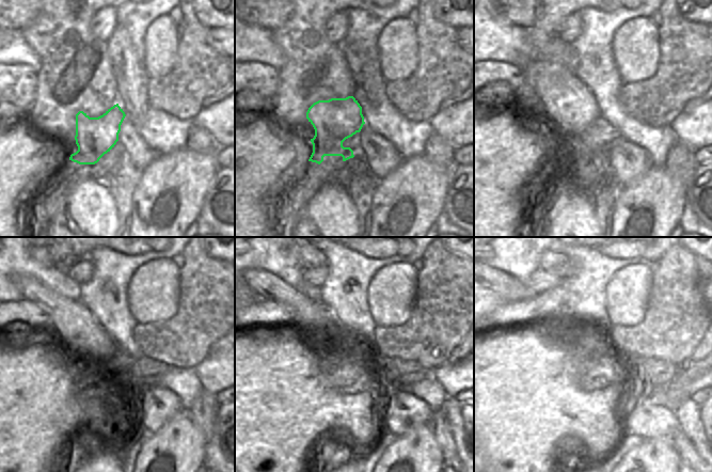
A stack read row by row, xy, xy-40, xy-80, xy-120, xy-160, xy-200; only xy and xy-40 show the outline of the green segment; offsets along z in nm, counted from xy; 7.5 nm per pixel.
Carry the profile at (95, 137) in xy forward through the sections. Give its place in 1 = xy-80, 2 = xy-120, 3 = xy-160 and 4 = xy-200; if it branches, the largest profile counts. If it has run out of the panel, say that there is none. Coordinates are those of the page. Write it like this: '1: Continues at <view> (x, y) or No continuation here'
1: Continues at xy-80 (570, 107)
2: Continues at xy-120 (84, 341)
3: Continues at xy-160 (312, 321)
4: Continues at xy-200 (512, 289)

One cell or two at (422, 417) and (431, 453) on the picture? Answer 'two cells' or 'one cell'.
two cells

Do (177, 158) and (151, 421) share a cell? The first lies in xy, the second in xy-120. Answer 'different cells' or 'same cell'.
different cells

